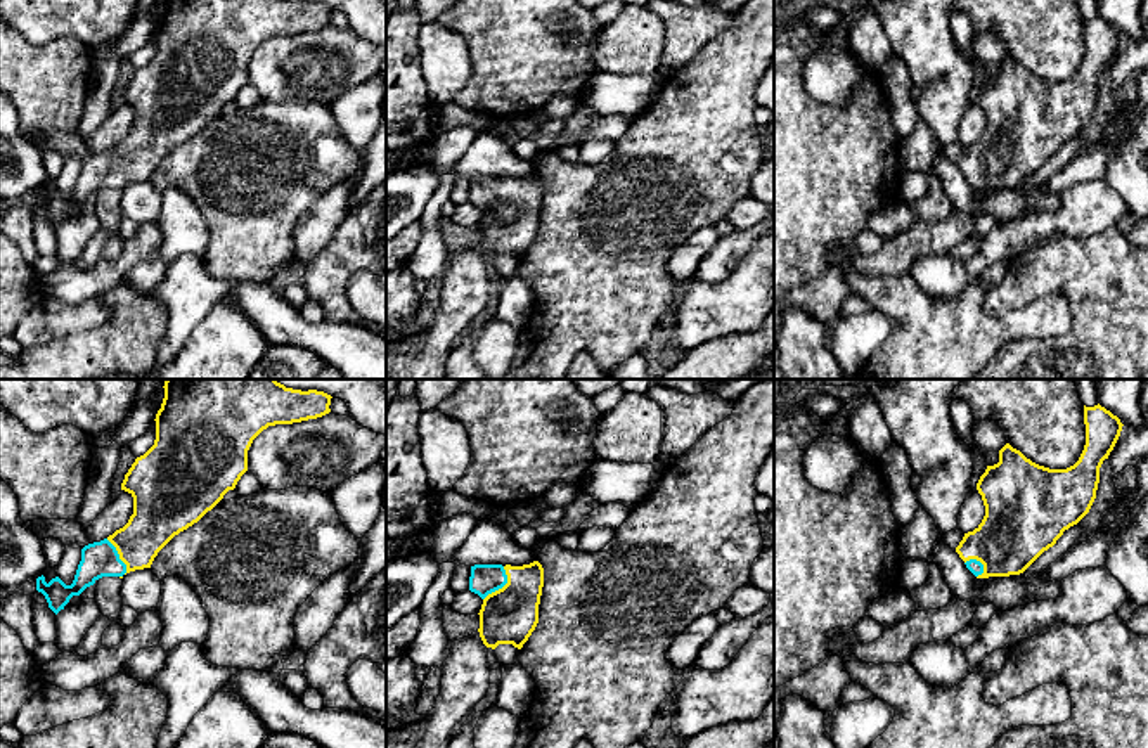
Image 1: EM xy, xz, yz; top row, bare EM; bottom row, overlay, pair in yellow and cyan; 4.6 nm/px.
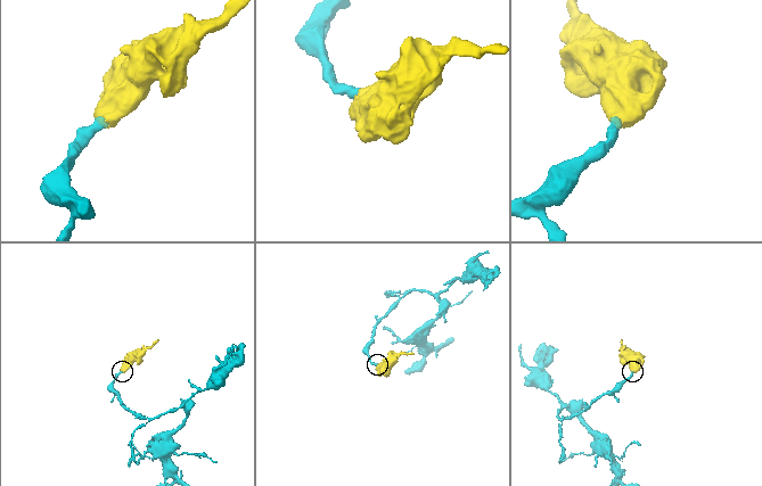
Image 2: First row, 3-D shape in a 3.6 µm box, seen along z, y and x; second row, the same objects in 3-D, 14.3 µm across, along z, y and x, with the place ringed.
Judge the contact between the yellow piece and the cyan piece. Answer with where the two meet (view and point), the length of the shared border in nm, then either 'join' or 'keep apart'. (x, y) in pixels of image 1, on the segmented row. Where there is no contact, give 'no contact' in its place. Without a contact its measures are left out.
contact xz (504, 586); length 190 nm; join

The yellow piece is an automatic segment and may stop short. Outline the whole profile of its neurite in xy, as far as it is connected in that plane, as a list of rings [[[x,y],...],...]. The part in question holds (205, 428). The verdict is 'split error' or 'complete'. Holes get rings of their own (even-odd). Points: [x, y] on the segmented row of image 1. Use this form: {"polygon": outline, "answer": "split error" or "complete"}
{"polygon": [[[166,379],[164,398],[156,414],[154,445],[135,459],[121,490],[133,497],[128,523],[100,542],[81,549],[74,580],[66,585],[59,577],[48,584],[36,578],[48,608],[57,615],[73,596],[102,577],[119,577],[151,568],[158,552],[180,532],[197,523],[248,471],[248,450],[268,426],[317,419],[331,412],[331,395],[317,390],[293,390],[275,379]]], "answer": "split error"}

